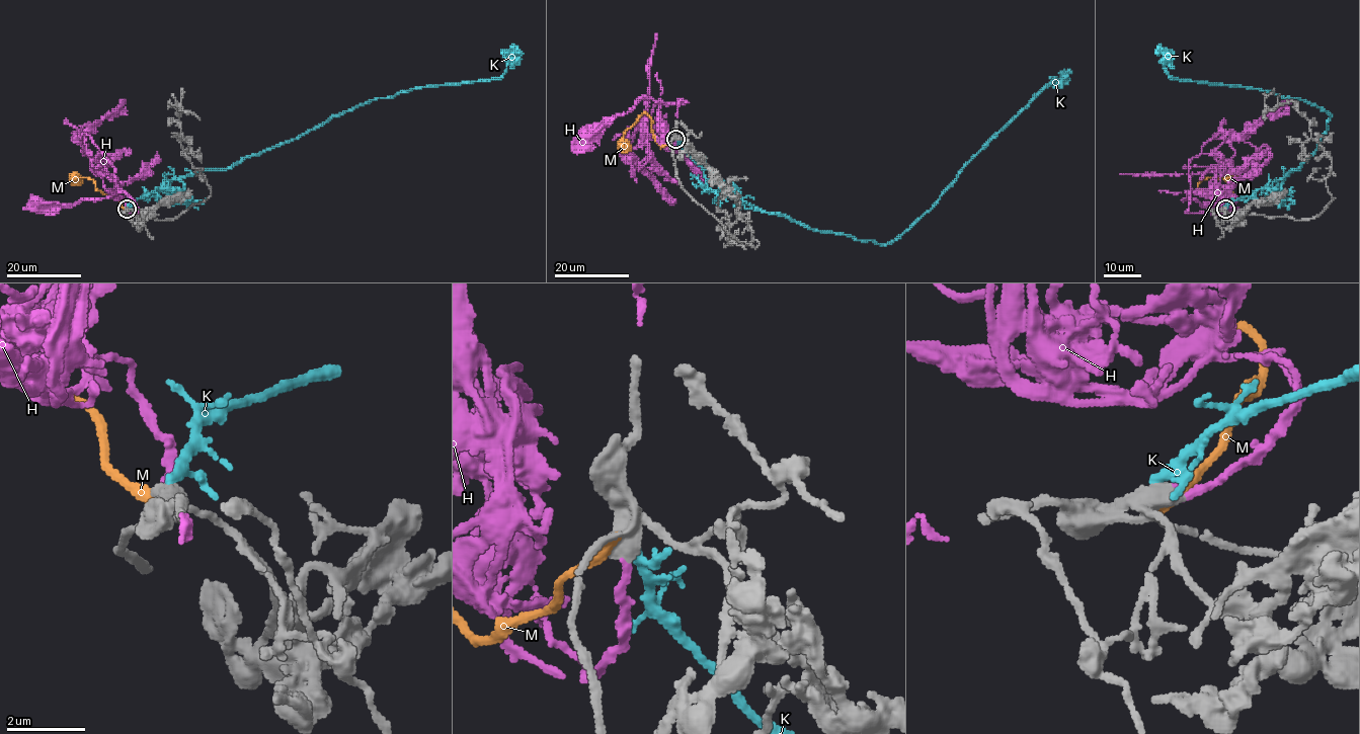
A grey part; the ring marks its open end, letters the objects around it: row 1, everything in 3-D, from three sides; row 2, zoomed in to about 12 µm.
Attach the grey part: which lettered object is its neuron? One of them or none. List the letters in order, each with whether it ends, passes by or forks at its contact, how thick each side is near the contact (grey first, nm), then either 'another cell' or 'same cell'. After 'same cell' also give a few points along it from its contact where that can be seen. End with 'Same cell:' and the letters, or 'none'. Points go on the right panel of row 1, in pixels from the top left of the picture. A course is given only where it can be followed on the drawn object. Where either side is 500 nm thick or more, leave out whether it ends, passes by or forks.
H: it ends | 380/180 nm | same cell | via (1225, 209), (1236, 196), (1220, 190), (1225, 166), (1201, 153), (1192, 158), (1190, 190), (1183, 198), (1221, 204)
K: it passes by | 400/190 nm | another cell
M: it ends | 400/320 nm | another cell
Same cell: H

